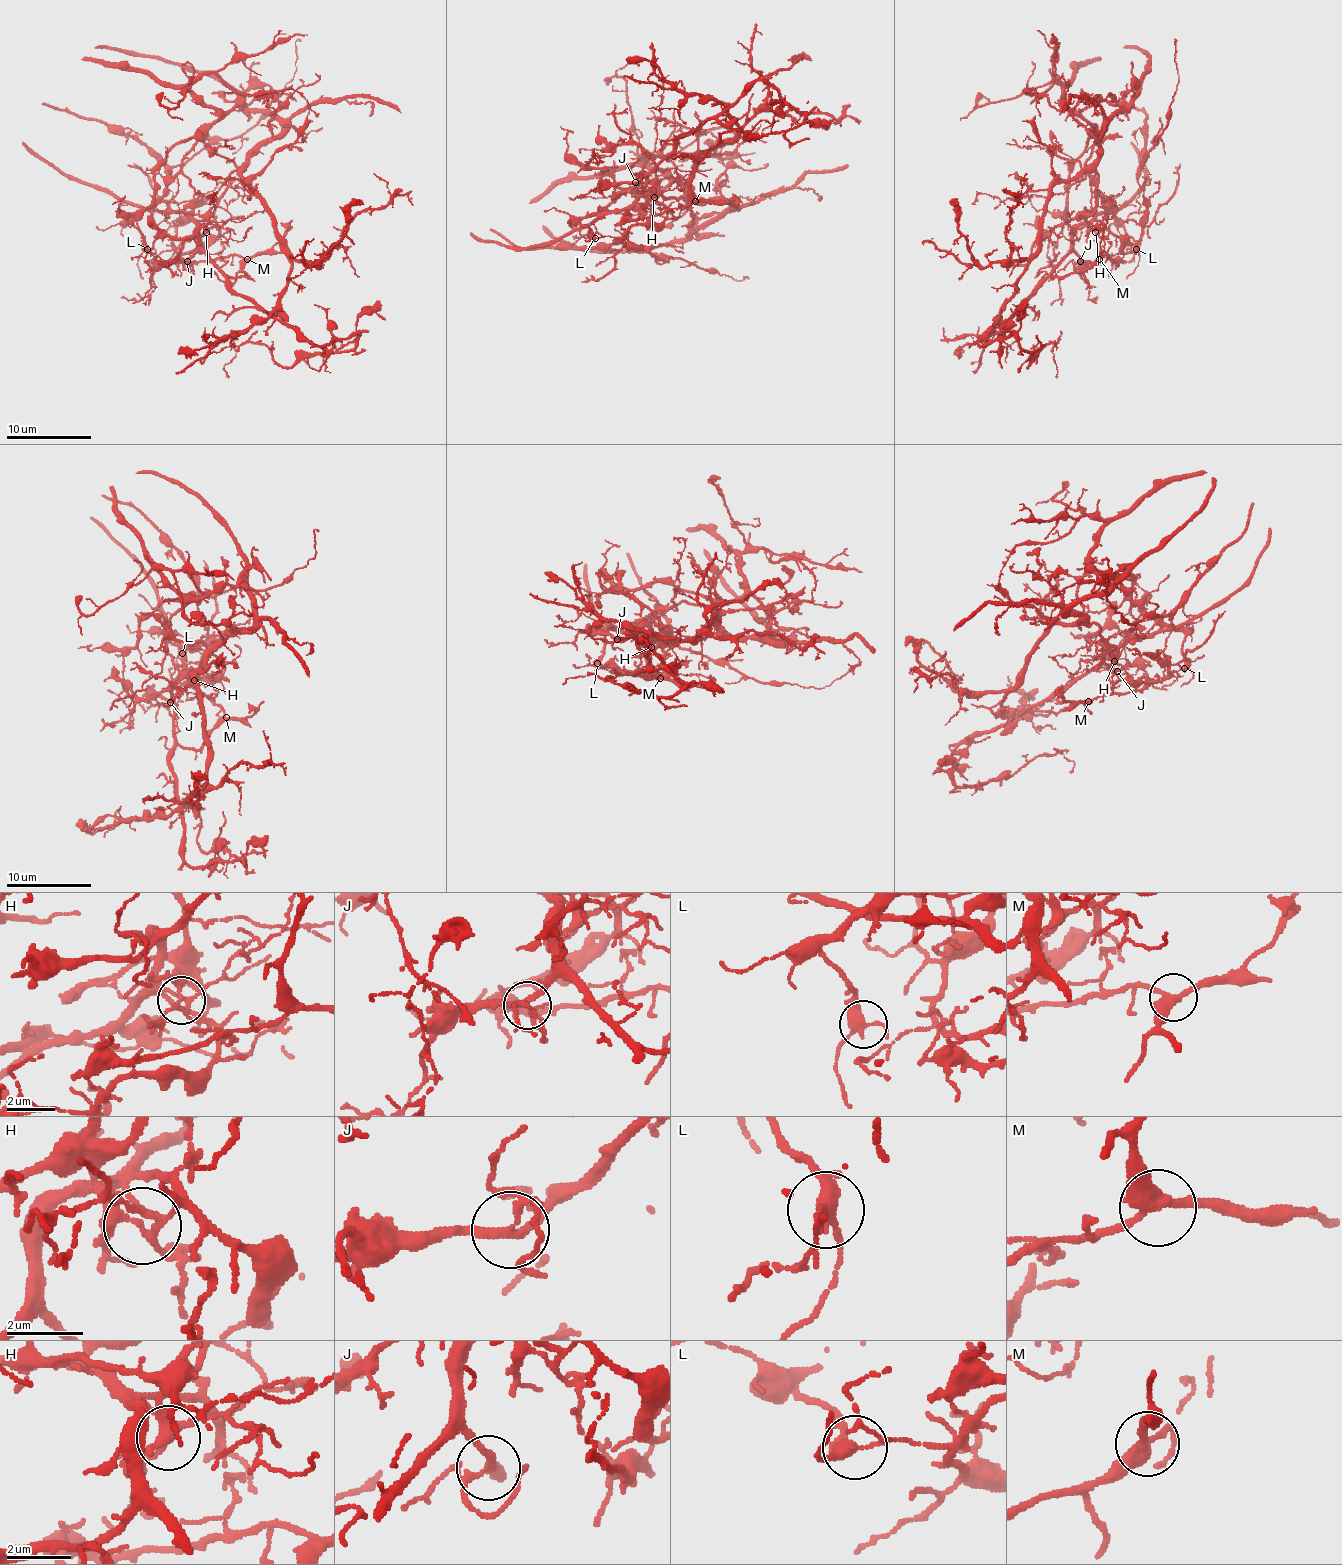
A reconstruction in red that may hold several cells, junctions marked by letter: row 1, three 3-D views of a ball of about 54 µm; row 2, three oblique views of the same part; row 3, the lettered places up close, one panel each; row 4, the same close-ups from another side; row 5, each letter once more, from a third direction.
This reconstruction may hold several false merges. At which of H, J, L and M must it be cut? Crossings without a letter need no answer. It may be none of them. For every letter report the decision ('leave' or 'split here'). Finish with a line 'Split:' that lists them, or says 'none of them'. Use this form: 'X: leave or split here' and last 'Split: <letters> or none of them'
H: split here
J: leave
L: split here
M: leave
Split: H, L

